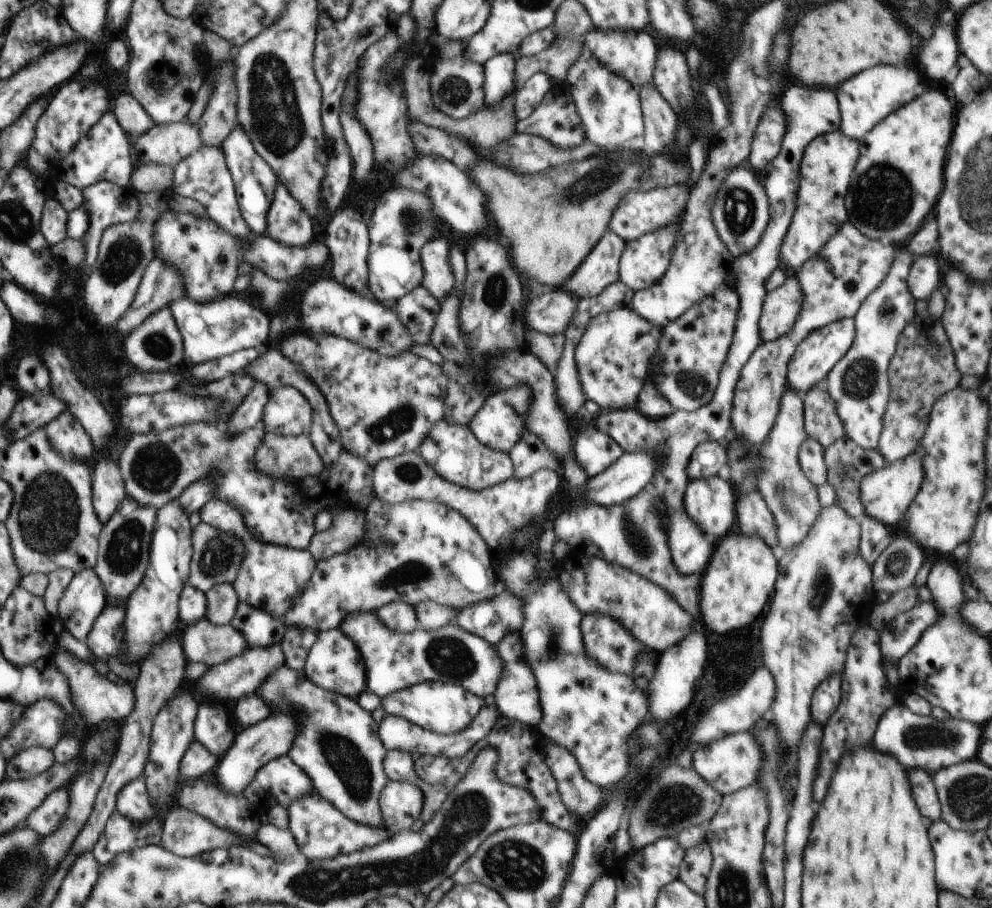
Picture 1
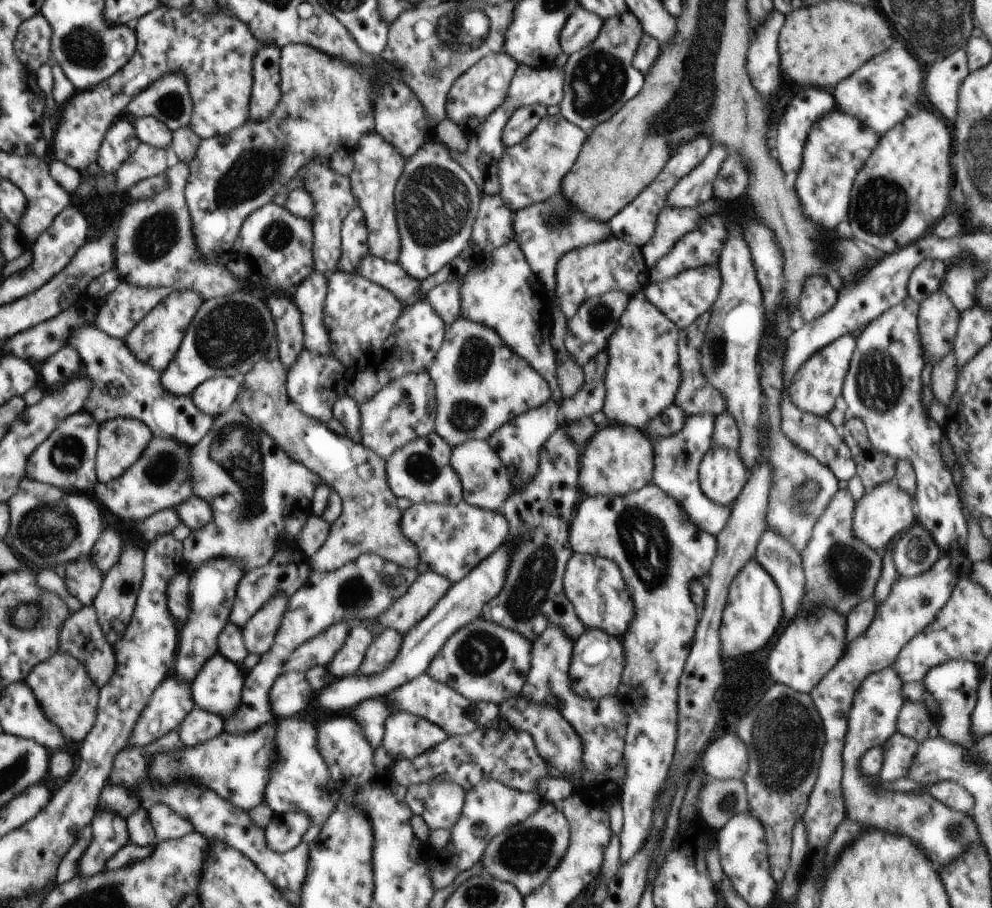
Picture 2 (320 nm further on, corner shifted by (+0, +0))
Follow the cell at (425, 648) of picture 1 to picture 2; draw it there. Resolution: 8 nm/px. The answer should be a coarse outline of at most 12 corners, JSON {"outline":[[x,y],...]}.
{"outline":[[478,618],[425,673],[470,701],[520,695],[532,643]]}

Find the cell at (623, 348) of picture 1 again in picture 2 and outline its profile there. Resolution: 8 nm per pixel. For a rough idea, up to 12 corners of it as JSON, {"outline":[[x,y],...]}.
{"outline":[[643,292],[605,349],[607,425],[640,430],[682,380],[676,324]]}

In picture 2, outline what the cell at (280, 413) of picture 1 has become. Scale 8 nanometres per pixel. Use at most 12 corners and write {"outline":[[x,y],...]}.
{"outline":[[304,349],[286,376],[303,414],[328,423],[336,390],[332,355]]}

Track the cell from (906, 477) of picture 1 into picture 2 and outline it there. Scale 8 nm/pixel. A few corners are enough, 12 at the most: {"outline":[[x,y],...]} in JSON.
{"outline":[[882,482],[855,502],[852,531],[873,550],[915,524],[913,497]]}

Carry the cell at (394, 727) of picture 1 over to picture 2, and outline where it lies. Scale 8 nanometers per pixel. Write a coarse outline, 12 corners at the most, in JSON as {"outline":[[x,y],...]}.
{"outline":[[406,712],[384,722],[394,762],[416,758],[448,737]]}

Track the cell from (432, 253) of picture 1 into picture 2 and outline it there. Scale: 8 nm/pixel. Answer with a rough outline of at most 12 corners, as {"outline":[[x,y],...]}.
{"outline":[[460,280],[434,286],[426,301],[447,327],[461,317]]}

